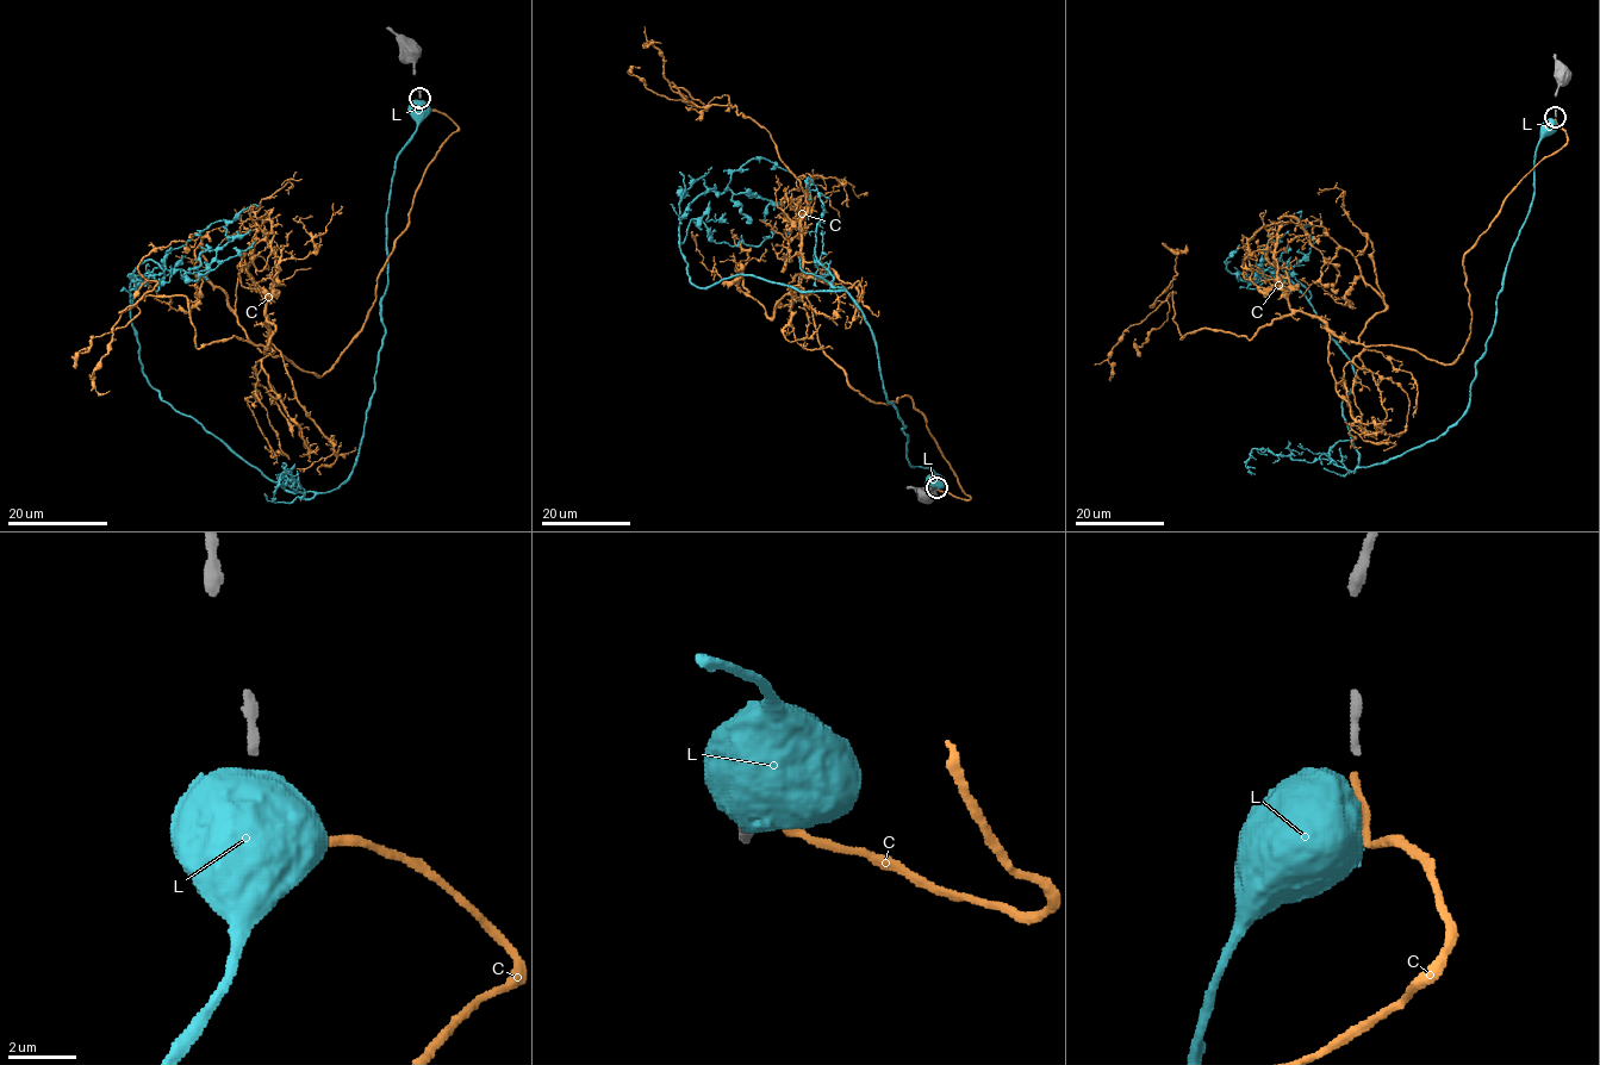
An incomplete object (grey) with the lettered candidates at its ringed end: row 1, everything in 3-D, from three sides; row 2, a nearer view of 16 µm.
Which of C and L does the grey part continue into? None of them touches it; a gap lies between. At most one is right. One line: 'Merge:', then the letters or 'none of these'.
Merge: C

